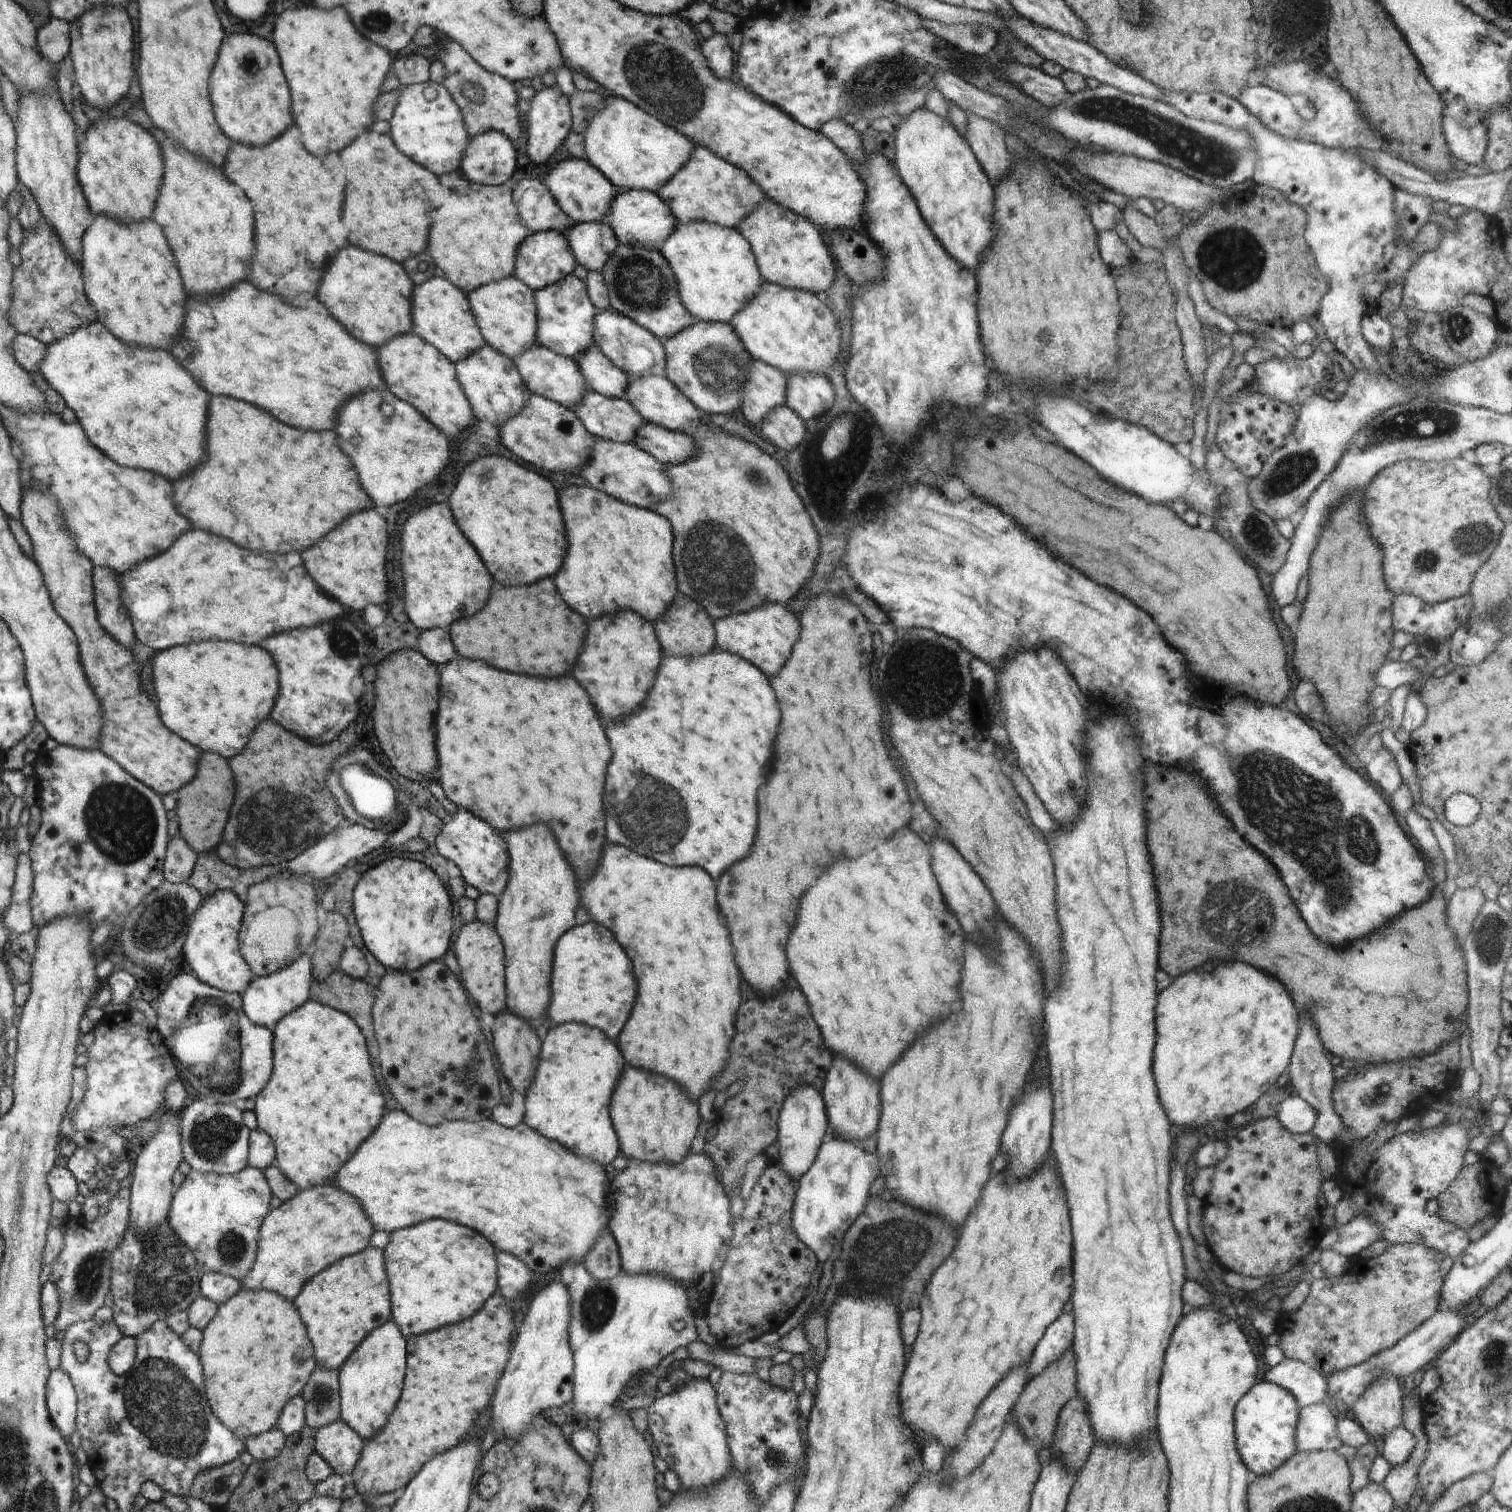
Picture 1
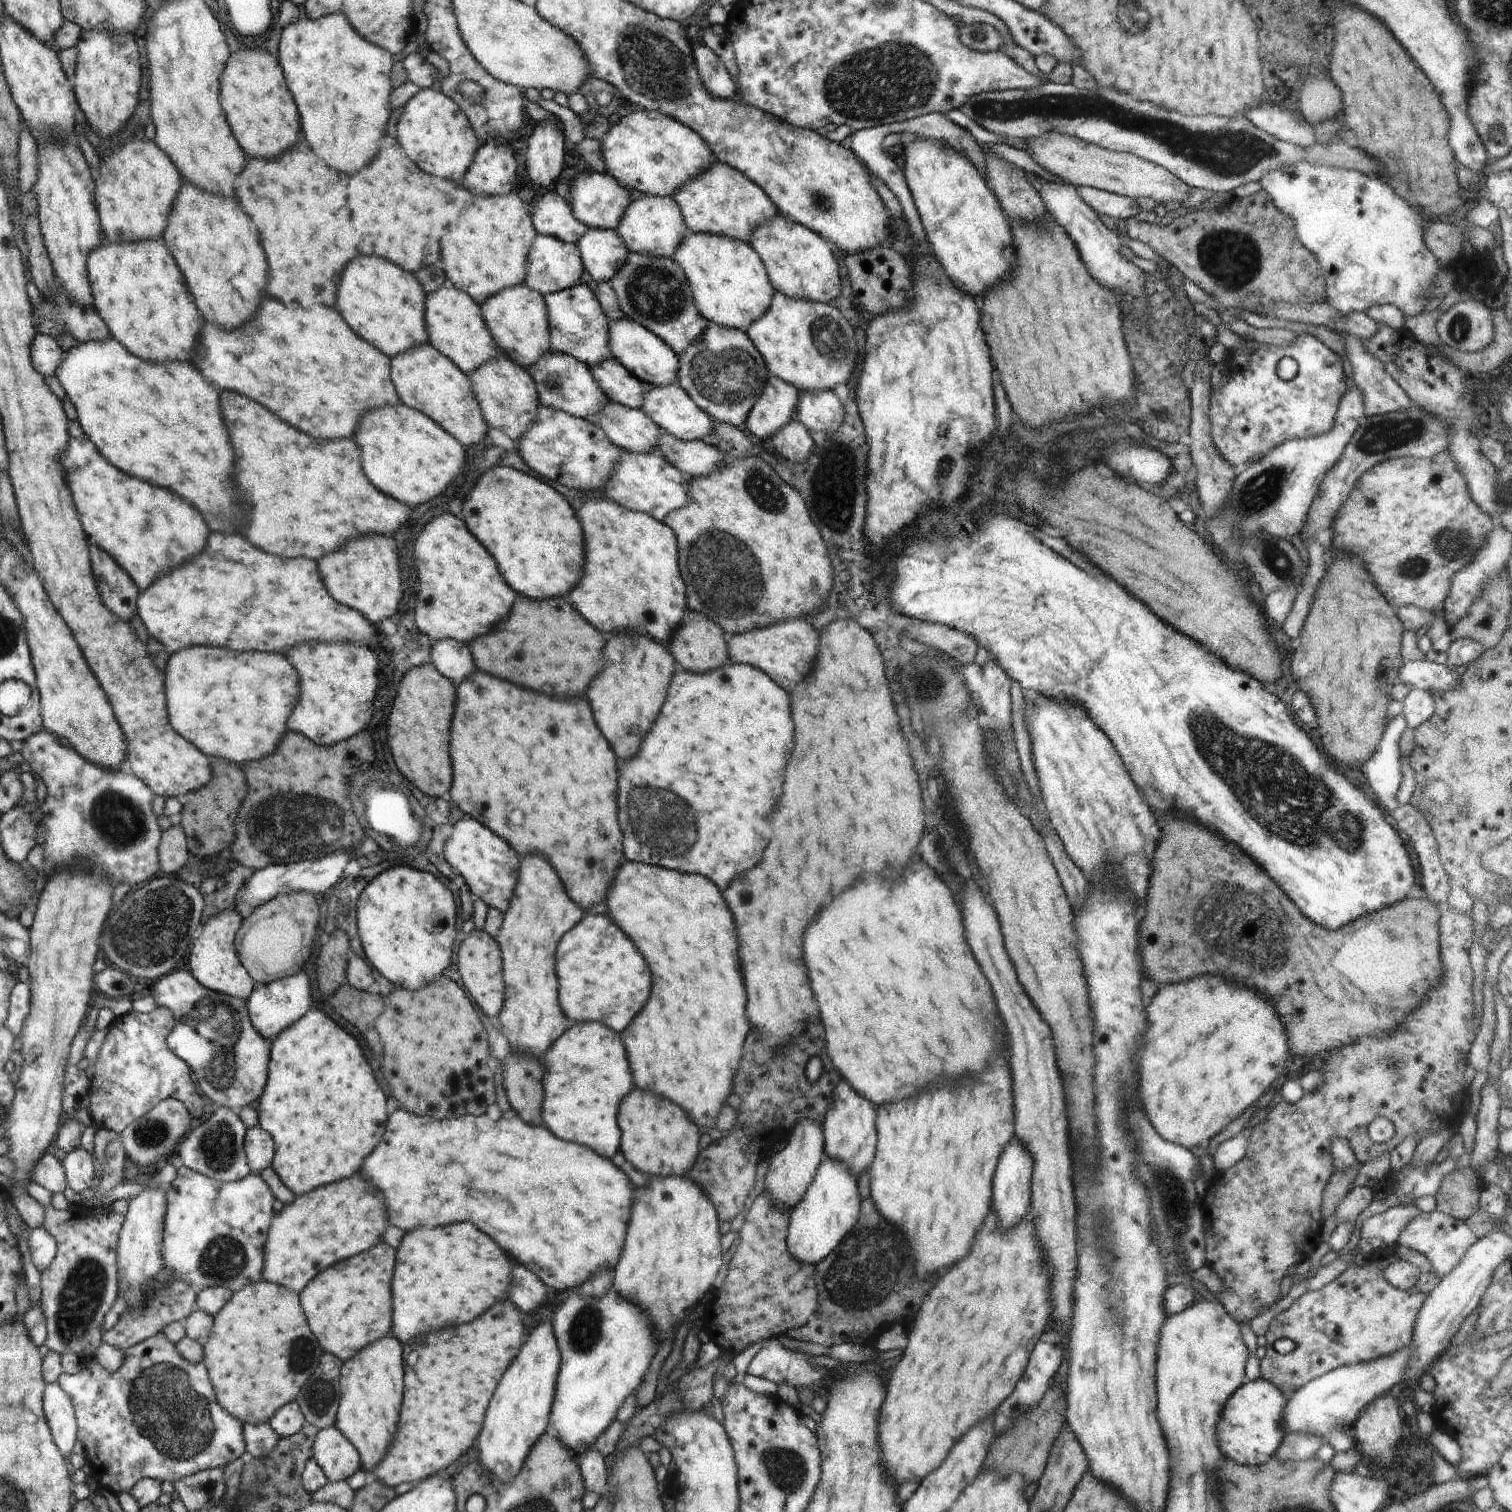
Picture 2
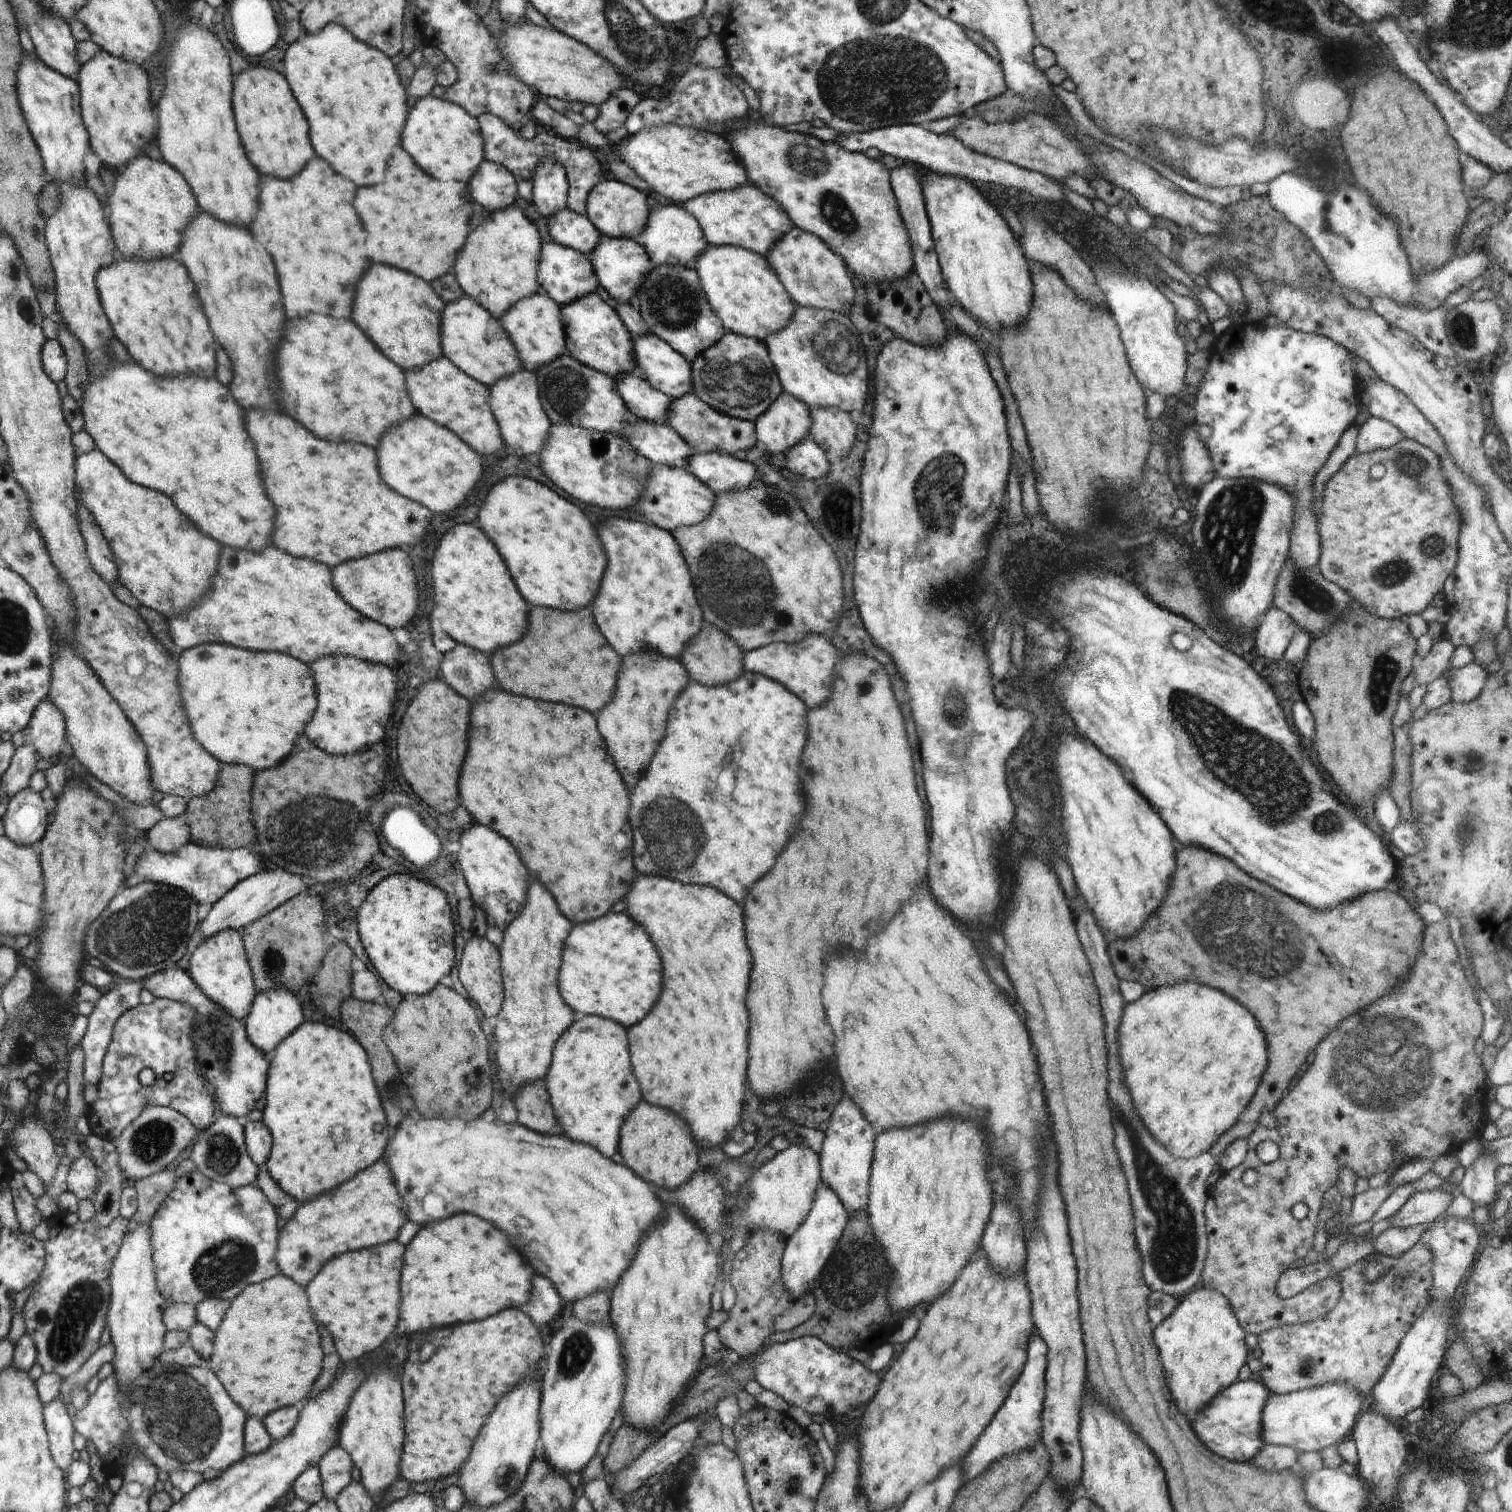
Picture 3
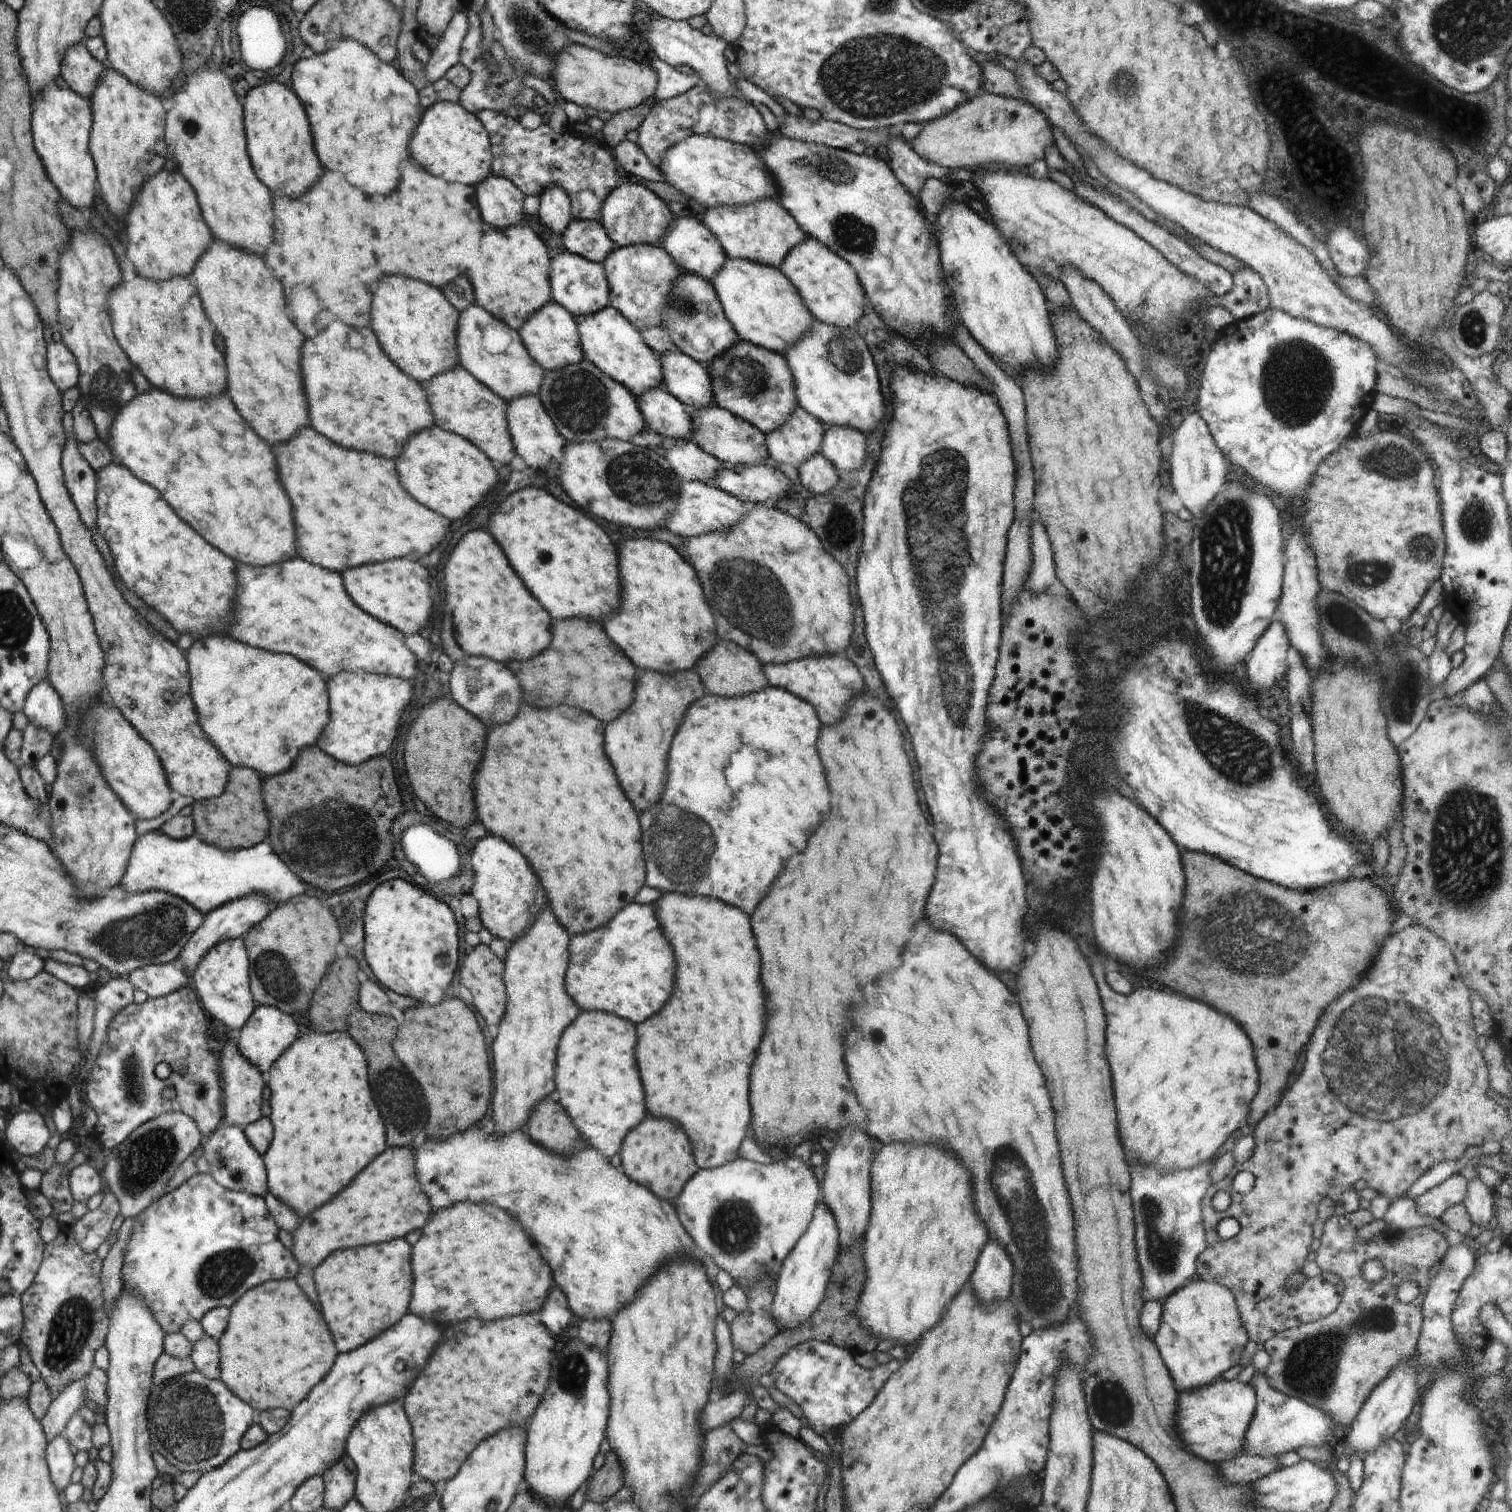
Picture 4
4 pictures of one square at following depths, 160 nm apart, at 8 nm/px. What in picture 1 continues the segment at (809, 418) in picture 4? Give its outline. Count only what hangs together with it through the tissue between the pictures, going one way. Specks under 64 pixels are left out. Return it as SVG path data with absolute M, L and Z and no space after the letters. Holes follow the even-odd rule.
M751 358L747 381L743 385L740 410L749 424L758 424L773 409L785 404L786 375L772 365Z

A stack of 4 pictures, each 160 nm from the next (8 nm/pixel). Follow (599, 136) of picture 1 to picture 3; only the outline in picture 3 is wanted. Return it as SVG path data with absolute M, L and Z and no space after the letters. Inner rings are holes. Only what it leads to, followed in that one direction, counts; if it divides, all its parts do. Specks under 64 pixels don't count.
M667 124L628 135L619 144L625 161L654 191L674 202L686 203L700 195L733 191L750 184L742 159L724 134Z

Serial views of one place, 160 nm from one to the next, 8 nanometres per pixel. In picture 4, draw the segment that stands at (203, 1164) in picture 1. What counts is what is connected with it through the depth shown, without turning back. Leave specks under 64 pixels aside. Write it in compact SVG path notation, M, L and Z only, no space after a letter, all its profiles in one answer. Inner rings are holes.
M224 1124L223 1128L208 1136L201 1154L209 1162L210 1176L226 1189L262 1198L267 1194L266 1161L247 1139L242 1127Z

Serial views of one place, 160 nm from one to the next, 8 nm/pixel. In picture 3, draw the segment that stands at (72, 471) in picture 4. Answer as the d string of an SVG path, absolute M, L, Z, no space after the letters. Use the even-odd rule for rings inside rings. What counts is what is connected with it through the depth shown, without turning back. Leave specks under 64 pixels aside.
M79 504L79 527L82 529L83 539L86 541L87 554L94 570L109 583L119 581L118 566L114 564L114 556L106 544L102 529L96 524L91 512L83 504Z

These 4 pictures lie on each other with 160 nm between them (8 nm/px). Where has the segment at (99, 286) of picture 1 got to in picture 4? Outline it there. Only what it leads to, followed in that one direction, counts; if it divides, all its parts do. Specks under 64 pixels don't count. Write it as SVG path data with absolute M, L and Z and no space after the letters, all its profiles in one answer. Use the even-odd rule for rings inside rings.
M134 276L132 280L115 287L109 295L109 310L112 312L114 333L120 348L131 359L154 389L172 392L180 398L206 398L218 396L226 390L226 364L220 350L214 346L214 324L206 318L202 304L188 304L188 298L196 294L196 288L186 277L173 277L167 281L155 281Z

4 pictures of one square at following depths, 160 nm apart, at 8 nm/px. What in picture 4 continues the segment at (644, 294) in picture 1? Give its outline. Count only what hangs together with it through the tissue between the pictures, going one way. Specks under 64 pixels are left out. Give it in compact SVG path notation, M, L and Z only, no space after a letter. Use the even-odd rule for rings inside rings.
M684 273L671 293L671 302L665 313L667 333L672 337L680 352L699 363L710 363L716 357L735 347L740 338L723 311L714 287L710 281L694 273Z

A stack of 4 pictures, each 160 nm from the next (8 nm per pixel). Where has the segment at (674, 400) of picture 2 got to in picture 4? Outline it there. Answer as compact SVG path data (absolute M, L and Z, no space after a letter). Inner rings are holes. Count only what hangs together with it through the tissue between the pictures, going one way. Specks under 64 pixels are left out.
M718 405L691 412L693 436L688 440L693 440L718 460L731 465L751 467L758 465L760 460L766 460L769 457L765 441L766 434L751 425L747 420L737 417Z

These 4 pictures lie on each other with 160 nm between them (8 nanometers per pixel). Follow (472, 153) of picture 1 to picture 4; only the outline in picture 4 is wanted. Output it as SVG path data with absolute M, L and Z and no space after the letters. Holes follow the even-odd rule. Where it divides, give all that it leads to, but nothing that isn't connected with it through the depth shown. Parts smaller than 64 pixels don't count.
M490 174L475 188L480 200L480 212L484 212L484 220L492 228L507 229L520 225L524 218L524 196L511 180Z

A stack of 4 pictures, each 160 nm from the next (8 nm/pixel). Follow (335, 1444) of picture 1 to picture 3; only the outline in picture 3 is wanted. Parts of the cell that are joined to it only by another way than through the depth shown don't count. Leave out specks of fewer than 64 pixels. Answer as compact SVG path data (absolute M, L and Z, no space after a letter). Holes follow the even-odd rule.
M340 1444L327 1452L317 1466L323 1484L324 1498L334 1501L344 1492L344 1488L352 1482L352 1468L354 1462Z

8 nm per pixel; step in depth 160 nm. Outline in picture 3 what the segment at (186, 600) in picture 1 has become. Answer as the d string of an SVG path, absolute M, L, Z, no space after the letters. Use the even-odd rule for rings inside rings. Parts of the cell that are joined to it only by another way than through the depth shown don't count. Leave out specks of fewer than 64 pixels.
M276 546L260 554L224 548L224 564L220 564L220 576L216 576L216 588L194 610L172 618L169 632L176 648L182 650L206 642L222 642L252 650L288 652L288 656L304 662L346 654L387 667L400 658L400 646L388 627L365 617L340 598L332 586L328 566L294 558Z

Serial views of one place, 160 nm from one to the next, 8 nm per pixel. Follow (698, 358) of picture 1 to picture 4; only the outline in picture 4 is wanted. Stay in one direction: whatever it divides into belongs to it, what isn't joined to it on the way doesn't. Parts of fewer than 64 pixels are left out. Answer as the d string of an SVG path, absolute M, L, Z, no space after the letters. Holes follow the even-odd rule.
M740 339L735 347L728 349L728 352L711 360L710 363L701 365L708 371L709 380L712 381L715 404L729 410L737 417L747 420L766 435L782 427L799 405L796 396L795 378L784 354L772 352Z

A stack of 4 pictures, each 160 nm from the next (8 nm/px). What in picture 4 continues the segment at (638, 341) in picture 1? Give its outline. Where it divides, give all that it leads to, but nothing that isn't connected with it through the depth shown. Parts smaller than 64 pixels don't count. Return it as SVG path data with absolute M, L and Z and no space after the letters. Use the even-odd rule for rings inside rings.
M680 351L659 355L664 368L662 387L690 411L700 411L715 404L708 371L697 360Z

